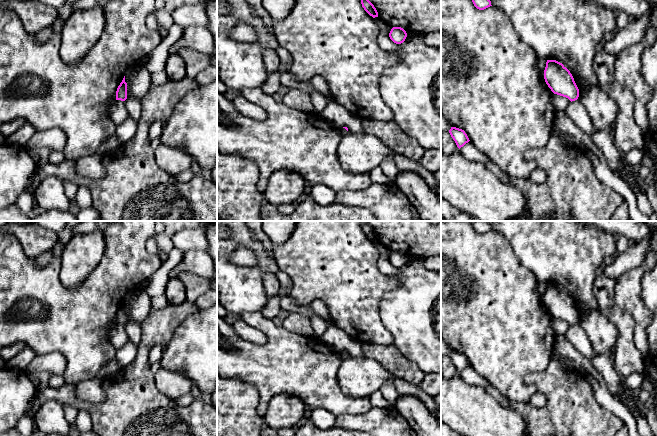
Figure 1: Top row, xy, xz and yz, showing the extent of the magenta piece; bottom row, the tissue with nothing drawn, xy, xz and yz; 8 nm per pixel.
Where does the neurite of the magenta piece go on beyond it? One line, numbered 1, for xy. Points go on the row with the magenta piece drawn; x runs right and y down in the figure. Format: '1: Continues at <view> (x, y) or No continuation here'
1: No continuation here

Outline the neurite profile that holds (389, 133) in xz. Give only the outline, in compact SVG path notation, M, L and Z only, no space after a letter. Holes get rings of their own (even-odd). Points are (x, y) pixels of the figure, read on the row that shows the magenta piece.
M363 119L364 132L377 137L388 149L410 160L419 162L425 150L419 143L406 135L394 122Z

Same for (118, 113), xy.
M116 100L110 108L110 118L113 123L118 126L122 124L129 117L128 111L125 107L125 102Z

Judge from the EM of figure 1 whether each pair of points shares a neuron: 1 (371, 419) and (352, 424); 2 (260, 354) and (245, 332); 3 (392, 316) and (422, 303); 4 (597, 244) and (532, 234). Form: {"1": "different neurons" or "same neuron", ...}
{"1": "same neuron", "2": "different neurons", "3": "same neuron", "4": "same neuron"}

